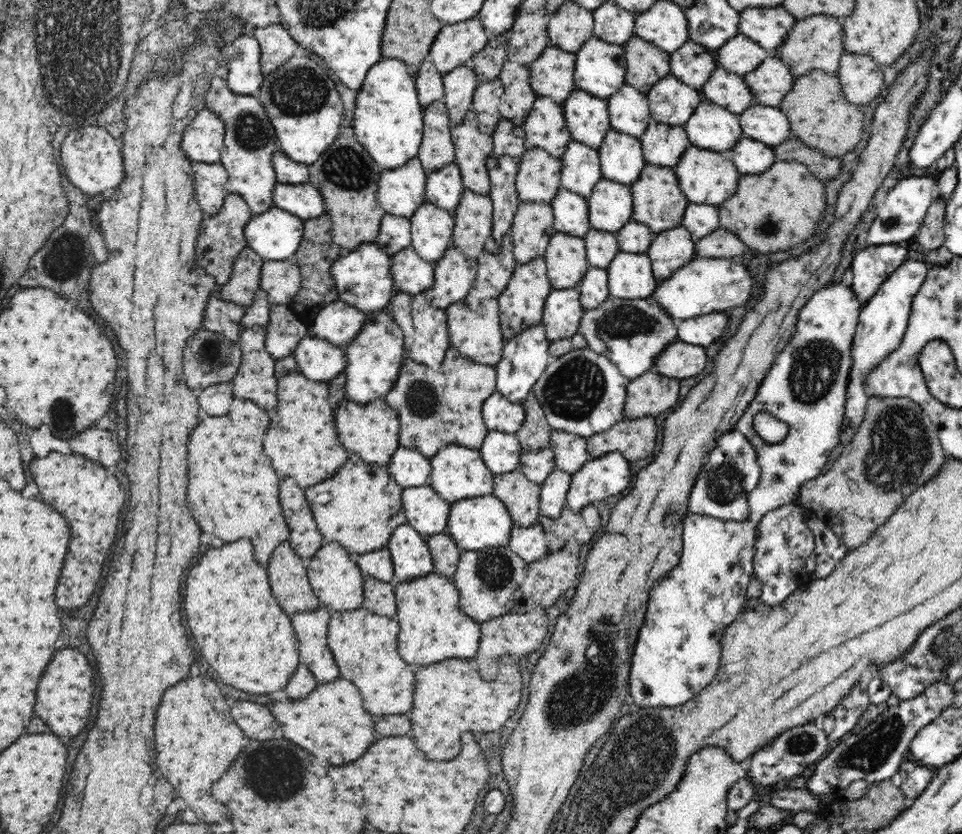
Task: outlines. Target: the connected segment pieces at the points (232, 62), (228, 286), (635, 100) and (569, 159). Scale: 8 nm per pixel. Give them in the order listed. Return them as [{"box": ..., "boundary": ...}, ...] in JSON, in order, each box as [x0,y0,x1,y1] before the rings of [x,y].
[{"box":[228,34,265,95],"boundary":[[[242,34],[234,39],[232,46],[234,49],[232,56],[229,58],[228,87],[232,92],[240,95],[257,94],[265,78],[260,64],[260,43],[253,36]]]},{"box":[218,246,263,308],"boundary":[[[248,246],[243,248],[233,262],[230,280],[218,286],[218,292],[224,300],[235,302],[245,308],[254,302],[256,291],[261,288],[260,277],[263,258]]]},{"box":[607,83,653,139],"boundary":[[[627,83],[607,98],[611,128],[637,139],[653,120],[648,97]]]},{"box":[560,140,603,196],"boundary":[[[572,140],[560,159],[561,188],[590,196],[596,183],[603,179],[598,149]]]}]

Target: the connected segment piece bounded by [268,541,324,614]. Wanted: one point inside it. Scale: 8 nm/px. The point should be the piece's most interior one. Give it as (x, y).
(288, 577)

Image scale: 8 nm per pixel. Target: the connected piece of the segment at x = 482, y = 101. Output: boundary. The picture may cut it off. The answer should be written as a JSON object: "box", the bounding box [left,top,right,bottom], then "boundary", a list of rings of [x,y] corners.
{"box":[473,79,506,135],"boundary":[[[499,79],[486,84],[480,83],[473,95],[473,108],[478,117],[479,129],[492,135],[500,122],[499,104],[506,89]]]}

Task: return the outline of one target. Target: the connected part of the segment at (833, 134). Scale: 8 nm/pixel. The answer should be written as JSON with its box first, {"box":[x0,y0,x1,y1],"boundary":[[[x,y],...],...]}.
{"box":[779,69,863,156],"boundary":[[[822,69],[796,76],[792,92],[784,98],[779,109],[788,117],[794,136],[808,146],[820,148],[826,156],[842,156],[862,138],[863,107],[850,103],[837,75],[827,74]]]}

